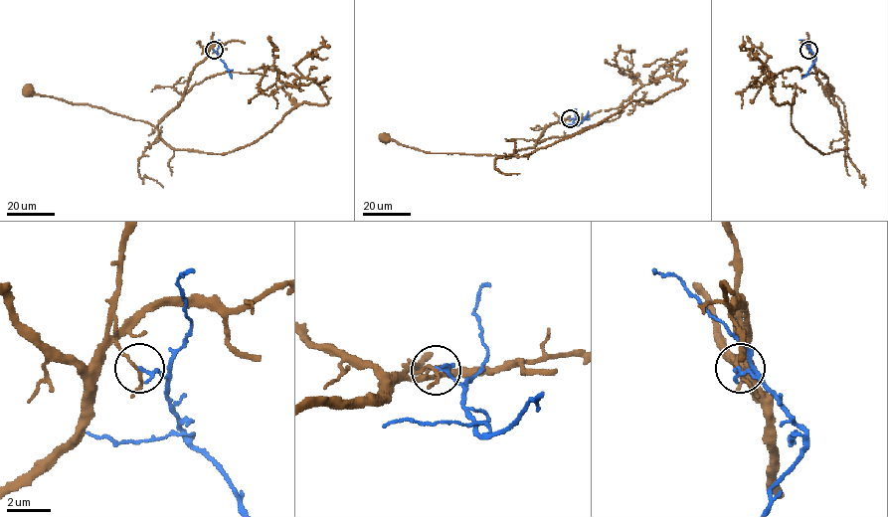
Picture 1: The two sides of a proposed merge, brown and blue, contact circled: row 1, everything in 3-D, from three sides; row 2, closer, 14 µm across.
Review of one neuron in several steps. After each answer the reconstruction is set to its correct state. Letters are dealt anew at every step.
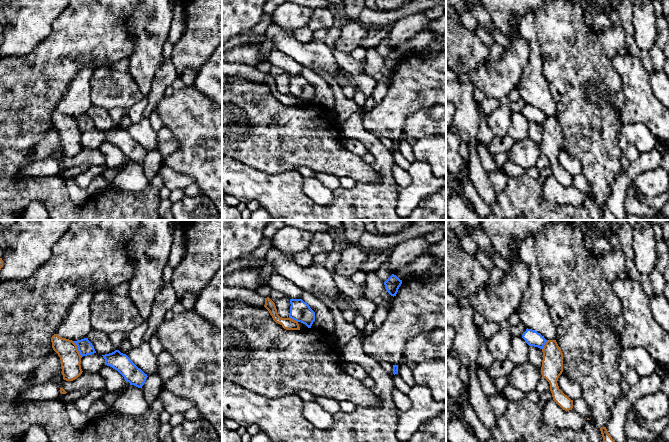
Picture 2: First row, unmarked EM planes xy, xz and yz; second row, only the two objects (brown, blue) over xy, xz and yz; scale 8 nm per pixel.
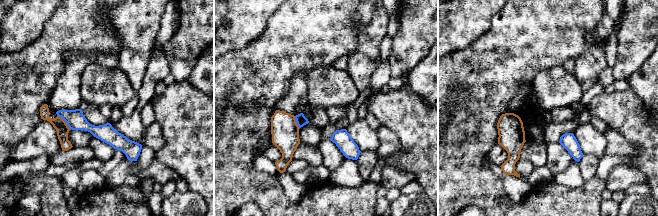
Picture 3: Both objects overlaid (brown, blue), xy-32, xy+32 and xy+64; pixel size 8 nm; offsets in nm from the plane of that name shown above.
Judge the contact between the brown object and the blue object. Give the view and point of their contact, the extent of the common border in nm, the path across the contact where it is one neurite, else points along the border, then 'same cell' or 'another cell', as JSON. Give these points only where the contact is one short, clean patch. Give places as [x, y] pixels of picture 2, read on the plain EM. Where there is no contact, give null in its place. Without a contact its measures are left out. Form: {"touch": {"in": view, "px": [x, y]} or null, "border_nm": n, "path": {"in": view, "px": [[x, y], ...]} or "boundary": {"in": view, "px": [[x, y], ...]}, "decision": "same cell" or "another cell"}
{"touch": {"in": "xy", "px": [77, 125]}, "border_nm": 150, "boundary": {"in": "xy", "px": [[72, 117], [82, 132]]}, "decision": "another cell"}

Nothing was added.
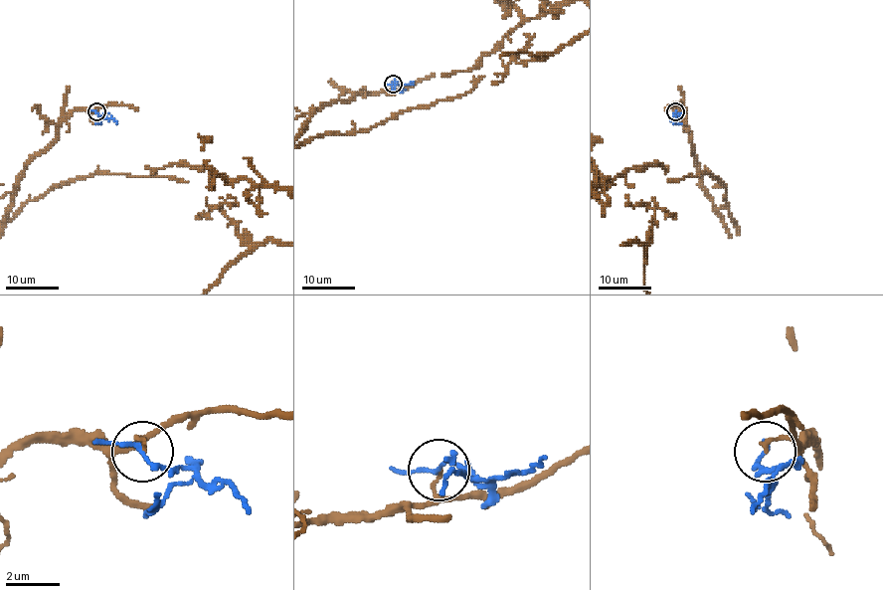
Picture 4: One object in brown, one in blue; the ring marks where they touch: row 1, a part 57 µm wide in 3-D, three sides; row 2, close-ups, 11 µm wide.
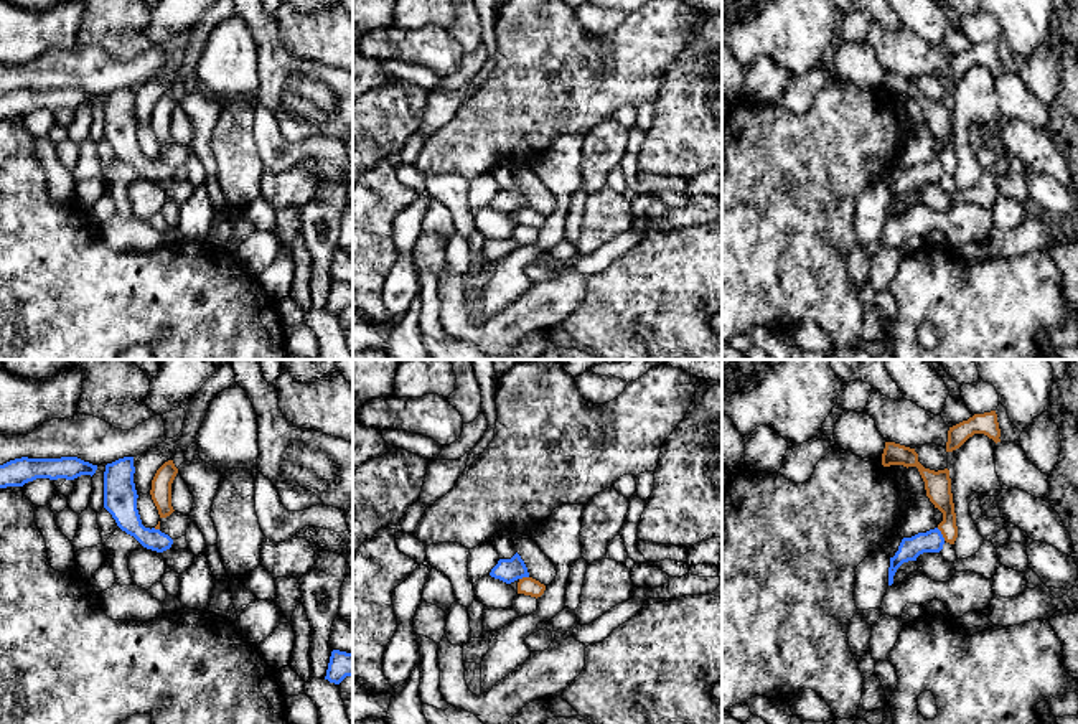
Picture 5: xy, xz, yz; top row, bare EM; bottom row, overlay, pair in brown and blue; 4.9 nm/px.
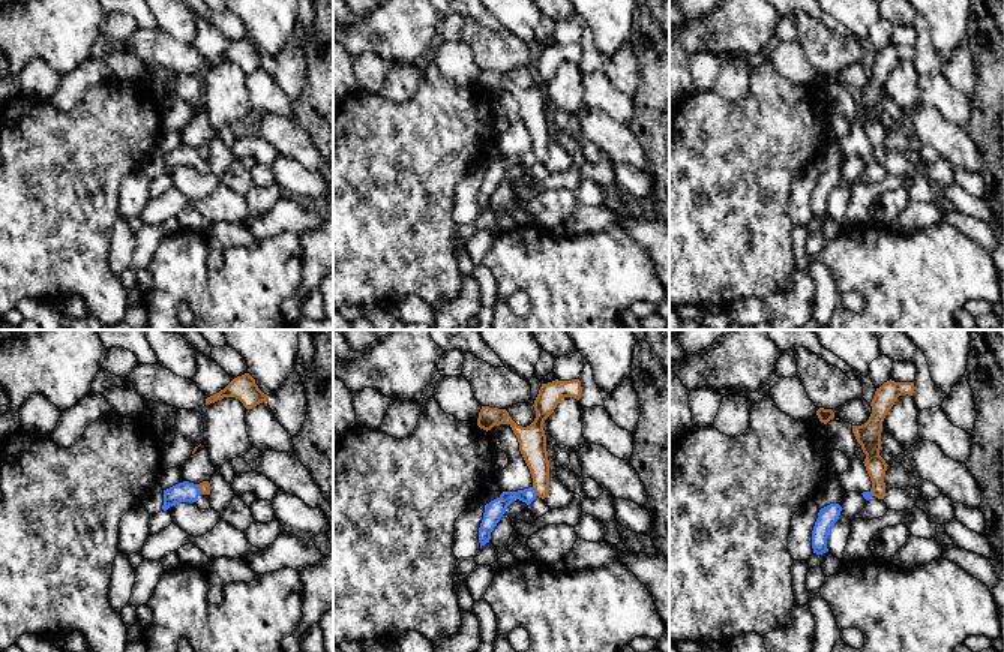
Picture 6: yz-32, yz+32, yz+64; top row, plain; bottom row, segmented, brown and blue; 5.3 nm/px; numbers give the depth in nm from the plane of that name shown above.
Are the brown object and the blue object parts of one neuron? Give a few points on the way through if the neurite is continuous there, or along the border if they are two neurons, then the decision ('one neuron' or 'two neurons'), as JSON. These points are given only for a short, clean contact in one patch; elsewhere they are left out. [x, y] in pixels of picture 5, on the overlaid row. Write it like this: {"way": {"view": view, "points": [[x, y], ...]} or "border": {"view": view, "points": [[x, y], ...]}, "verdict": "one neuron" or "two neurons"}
{"border": {"view": "yz", "points": [[937, 528], [945, 540]]}, "verdict": "two neurons"}

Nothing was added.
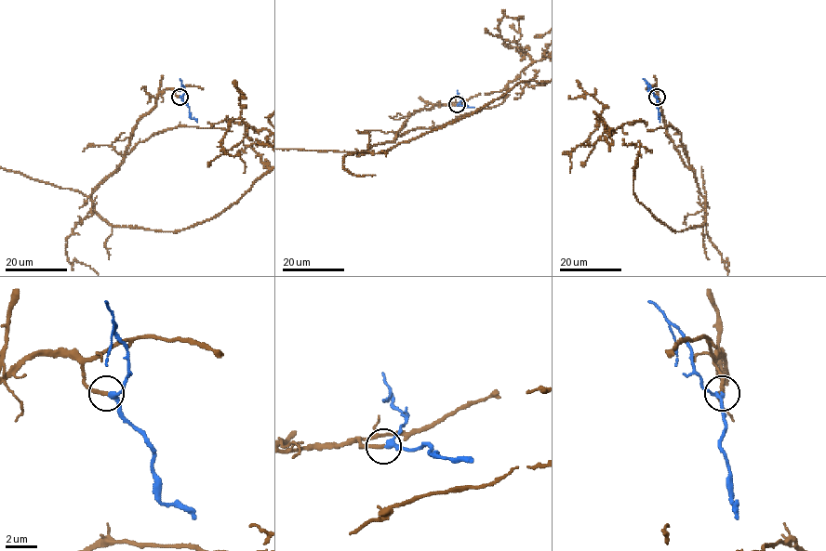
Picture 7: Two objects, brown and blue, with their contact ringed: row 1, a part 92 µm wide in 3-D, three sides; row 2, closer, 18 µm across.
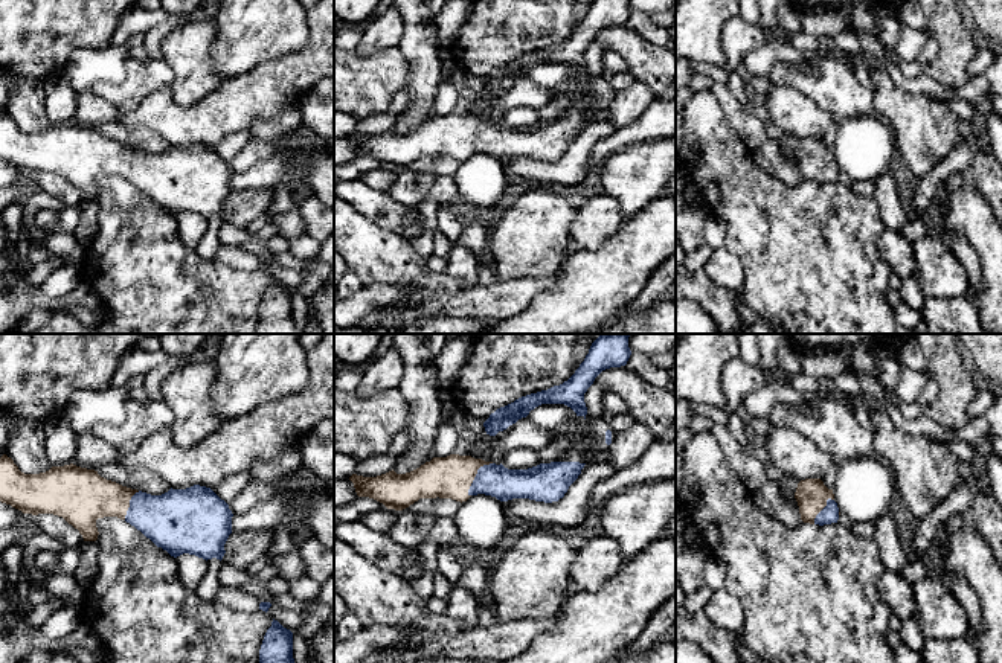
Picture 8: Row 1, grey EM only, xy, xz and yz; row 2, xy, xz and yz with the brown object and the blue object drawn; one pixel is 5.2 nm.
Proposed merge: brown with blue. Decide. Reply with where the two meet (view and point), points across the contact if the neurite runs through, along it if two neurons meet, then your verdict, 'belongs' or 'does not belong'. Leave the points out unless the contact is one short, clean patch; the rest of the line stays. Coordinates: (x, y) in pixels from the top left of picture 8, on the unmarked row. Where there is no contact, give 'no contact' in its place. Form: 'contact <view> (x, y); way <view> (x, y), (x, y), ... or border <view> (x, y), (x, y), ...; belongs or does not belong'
contact xz (475, 134); way xz (447, 136), (475, 134), (496, 139); belongs

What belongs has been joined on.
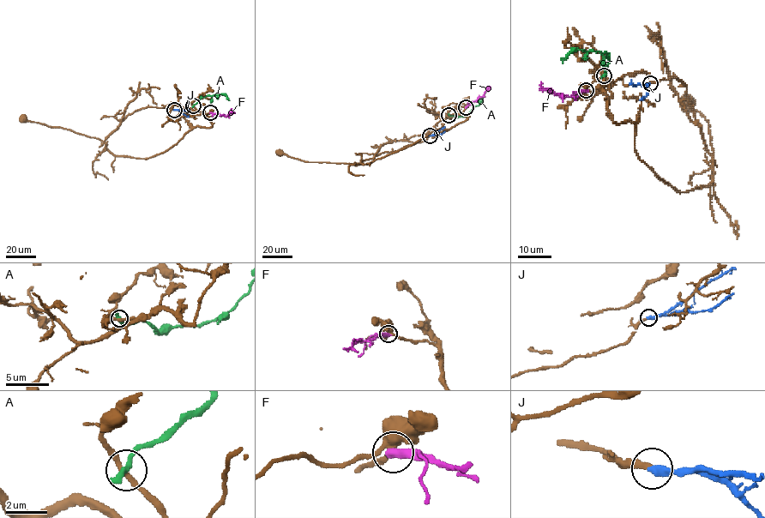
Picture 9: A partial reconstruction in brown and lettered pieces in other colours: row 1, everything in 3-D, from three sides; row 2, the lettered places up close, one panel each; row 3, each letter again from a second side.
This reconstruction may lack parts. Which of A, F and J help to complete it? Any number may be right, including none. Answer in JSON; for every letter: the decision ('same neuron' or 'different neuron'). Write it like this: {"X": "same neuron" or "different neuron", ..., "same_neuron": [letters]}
{"A": "different neuron", "F": "different neuron", "J": "same neuron", "same_neuron": ["J"]}

